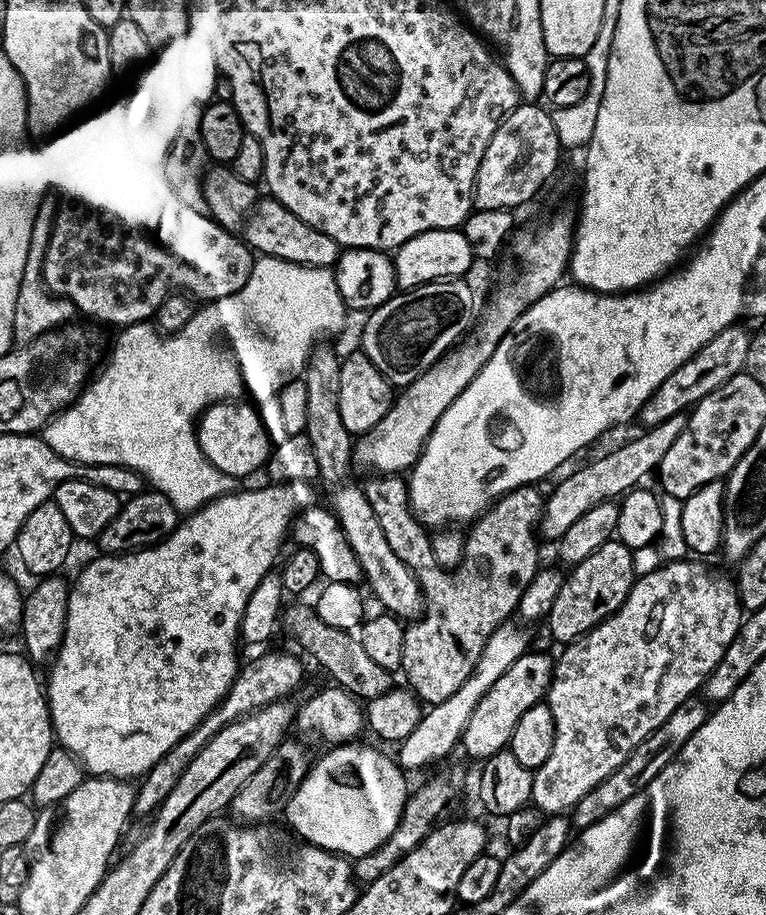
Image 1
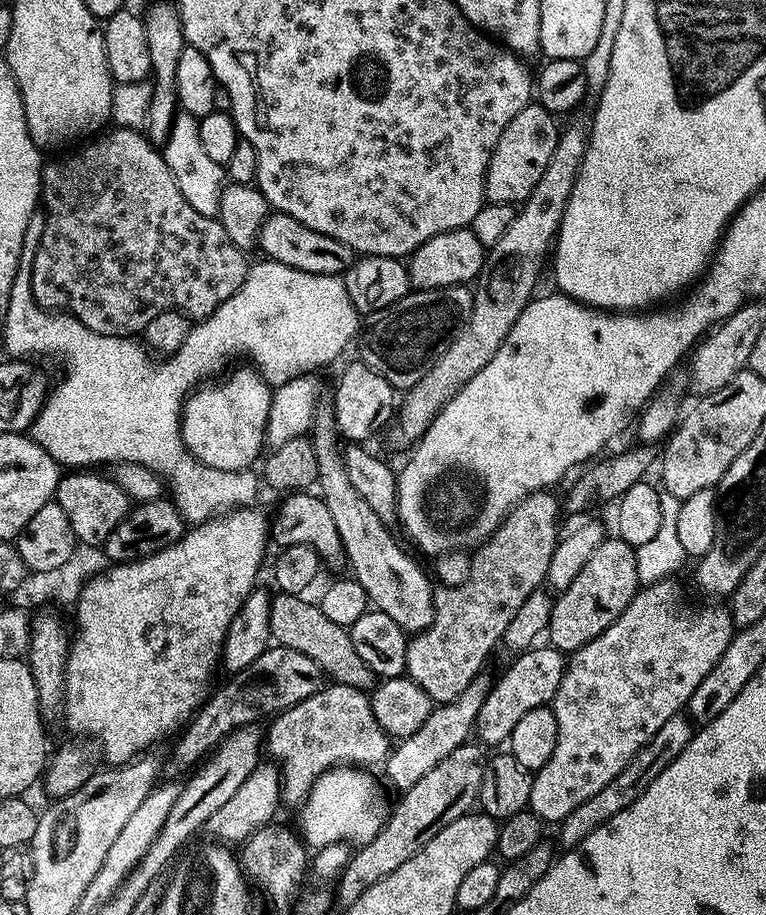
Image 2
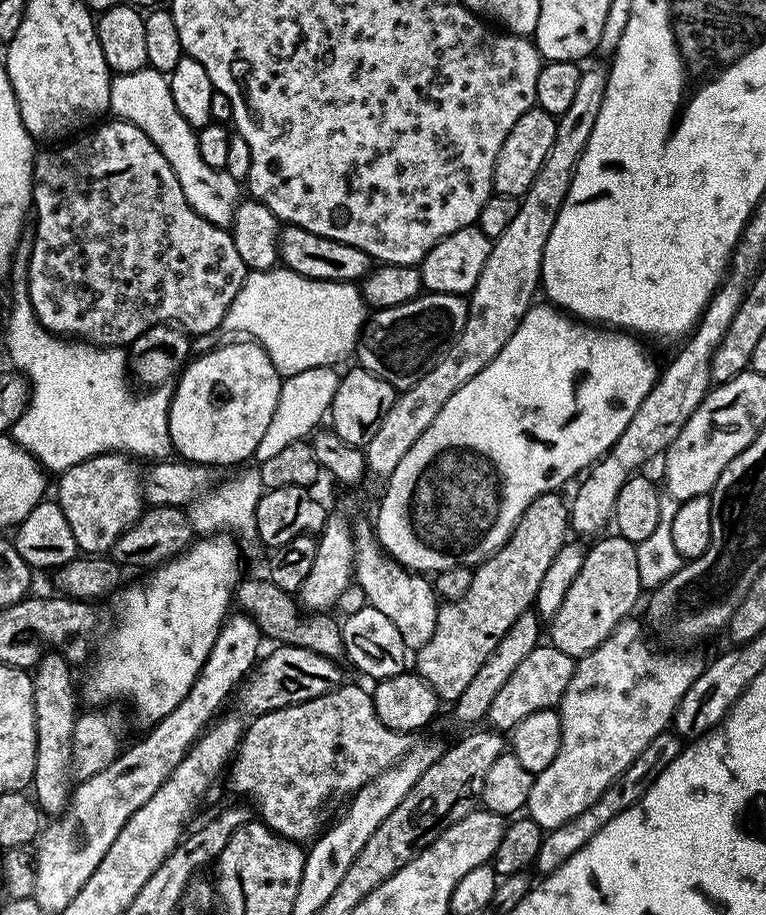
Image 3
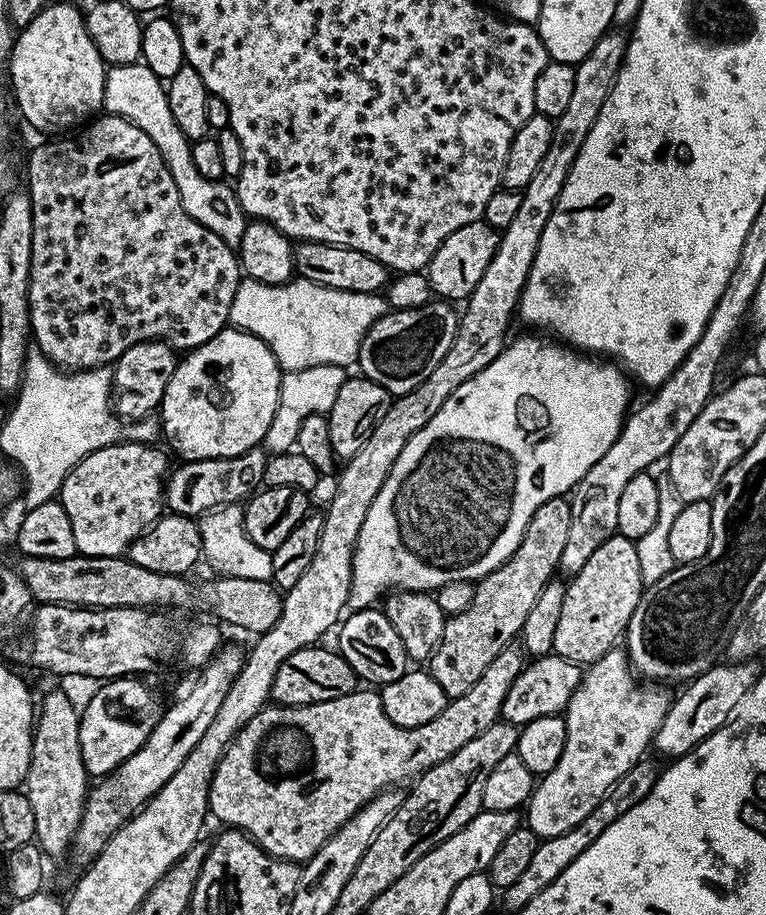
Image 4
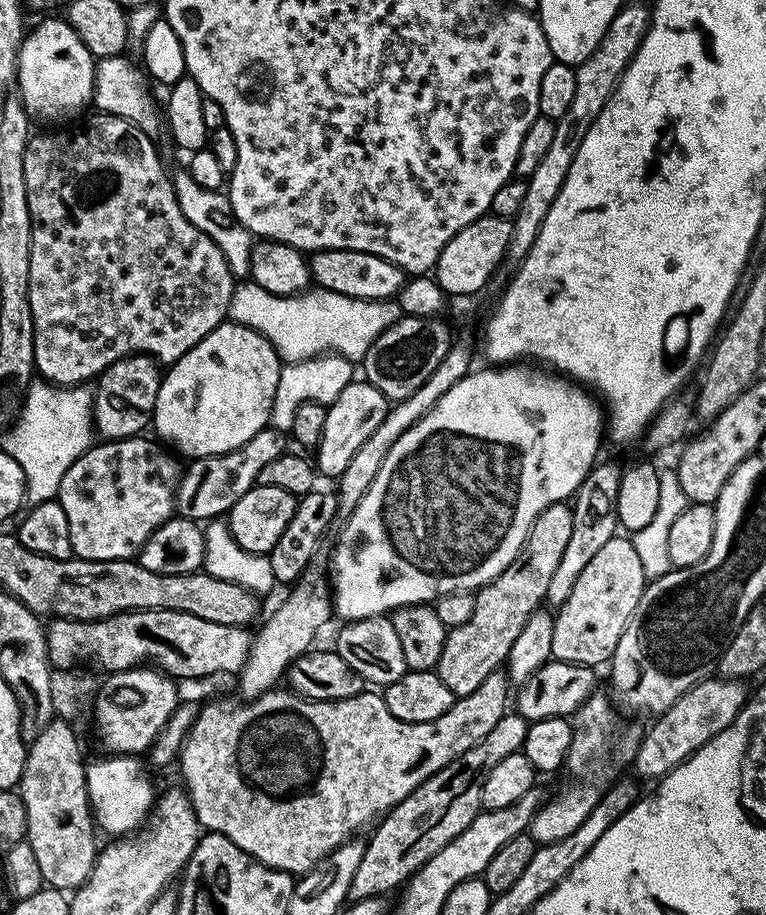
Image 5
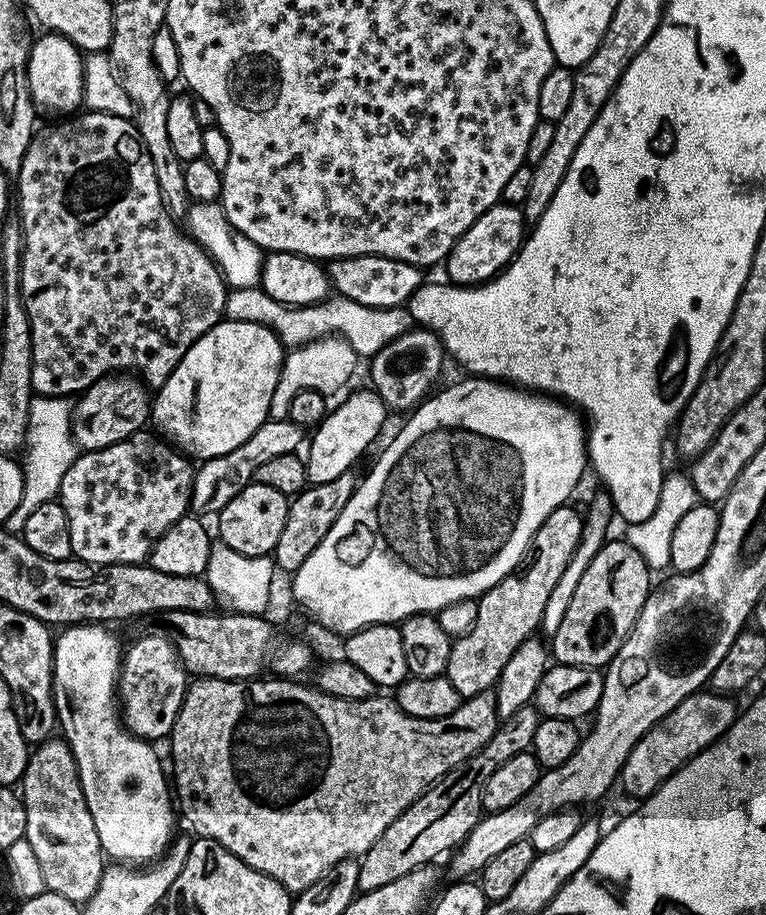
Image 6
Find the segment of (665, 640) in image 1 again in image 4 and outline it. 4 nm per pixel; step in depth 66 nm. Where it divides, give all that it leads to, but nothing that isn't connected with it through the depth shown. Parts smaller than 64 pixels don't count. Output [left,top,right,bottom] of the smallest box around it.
[526,646,674,840]

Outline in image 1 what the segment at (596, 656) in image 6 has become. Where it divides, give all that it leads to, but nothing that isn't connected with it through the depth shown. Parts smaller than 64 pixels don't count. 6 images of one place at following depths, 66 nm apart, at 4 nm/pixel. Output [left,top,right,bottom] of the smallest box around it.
[546,538,638,646]

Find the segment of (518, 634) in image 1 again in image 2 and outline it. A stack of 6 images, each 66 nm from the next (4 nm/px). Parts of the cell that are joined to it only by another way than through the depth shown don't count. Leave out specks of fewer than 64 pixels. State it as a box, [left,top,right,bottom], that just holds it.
[383,672,493,790]

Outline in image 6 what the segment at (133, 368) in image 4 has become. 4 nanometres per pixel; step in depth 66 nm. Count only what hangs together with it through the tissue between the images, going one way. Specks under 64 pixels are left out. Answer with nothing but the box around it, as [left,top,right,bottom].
[72,374,150,452]

